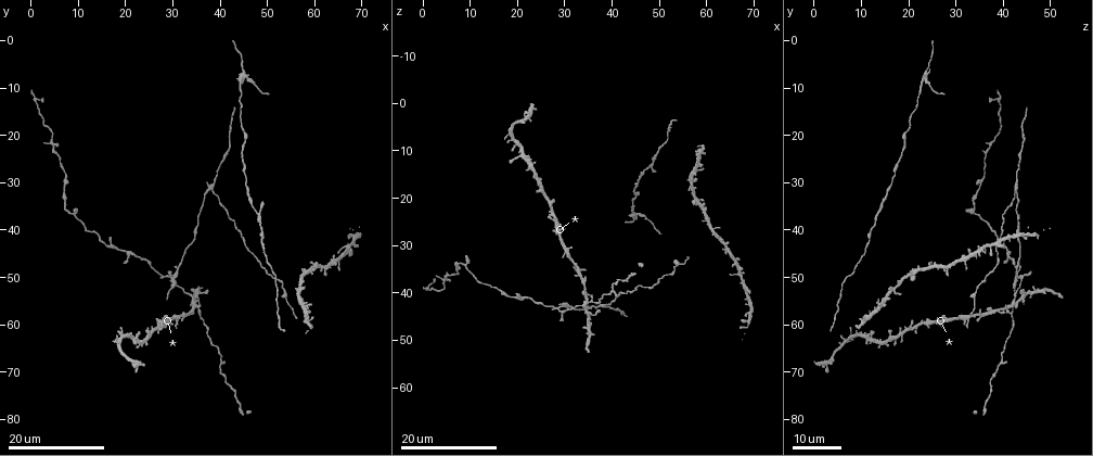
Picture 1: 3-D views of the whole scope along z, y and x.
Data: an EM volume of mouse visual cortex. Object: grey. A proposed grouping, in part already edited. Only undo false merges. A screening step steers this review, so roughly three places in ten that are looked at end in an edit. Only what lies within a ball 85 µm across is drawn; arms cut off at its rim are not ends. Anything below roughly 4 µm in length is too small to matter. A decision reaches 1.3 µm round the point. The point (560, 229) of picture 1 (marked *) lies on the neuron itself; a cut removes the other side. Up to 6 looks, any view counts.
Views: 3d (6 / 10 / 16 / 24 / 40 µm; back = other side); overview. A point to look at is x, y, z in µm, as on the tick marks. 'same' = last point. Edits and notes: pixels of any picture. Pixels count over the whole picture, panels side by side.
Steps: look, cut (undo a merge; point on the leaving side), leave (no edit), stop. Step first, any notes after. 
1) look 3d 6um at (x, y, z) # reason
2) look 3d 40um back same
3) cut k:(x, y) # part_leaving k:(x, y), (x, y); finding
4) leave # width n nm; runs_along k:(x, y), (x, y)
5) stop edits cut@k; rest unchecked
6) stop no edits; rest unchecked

look 3d 24um at (29.0, 49.5, 43.0) # arms run side by side

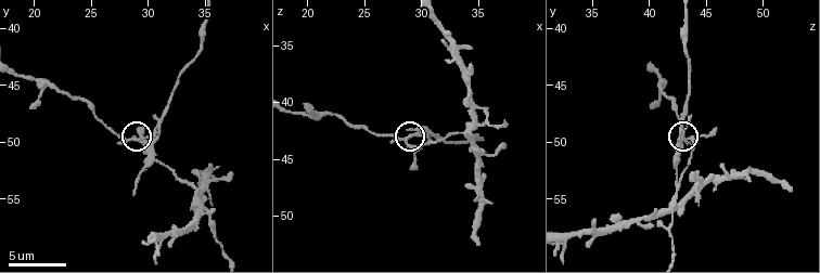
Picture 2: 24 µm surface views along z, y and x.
look 3d 6um at (28.6, 49.8, 43.2)

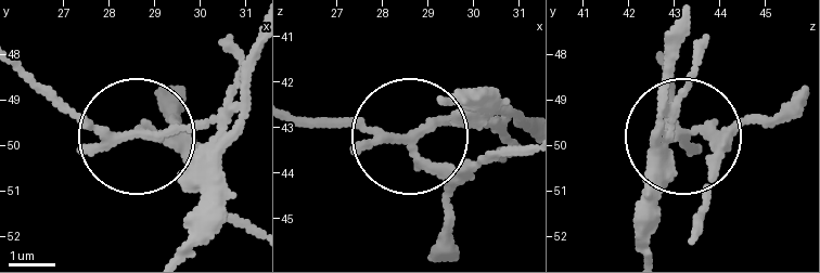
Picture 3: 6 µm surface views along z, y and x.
cut 3:(189, 156) # side_arm 63 um; part_leaving 3:(131, 135), (221, 113), (252, 42); a second neuron is stuck on

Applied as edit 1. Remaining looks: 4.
look overview # redraw

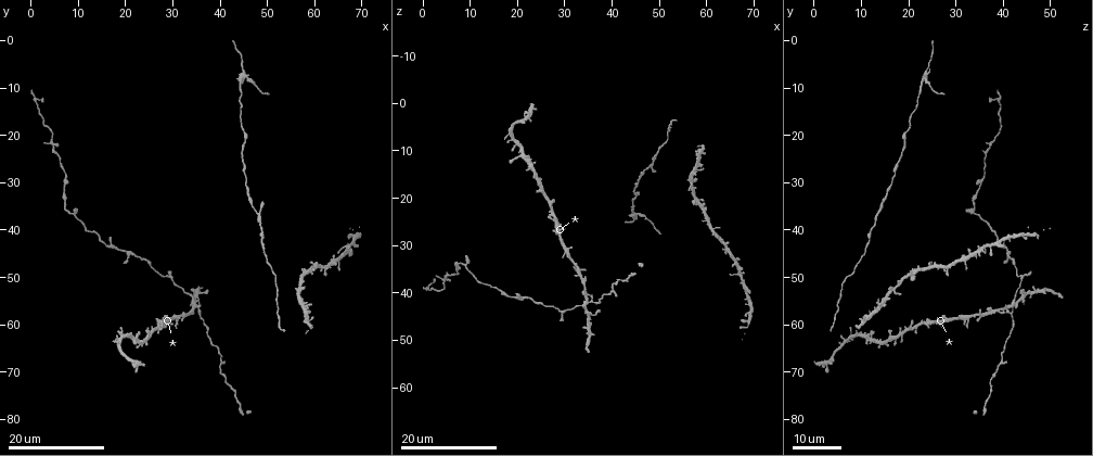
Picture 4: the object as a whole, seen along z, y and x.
look 3d 16um at (34.5, 55.5, 42.5) # four-way junction

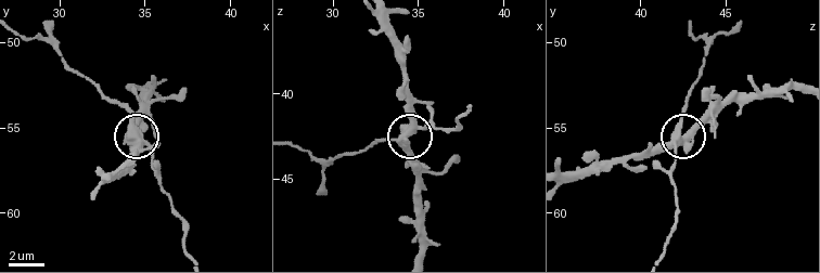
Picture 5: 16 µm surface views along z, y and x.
look 3d 10um same

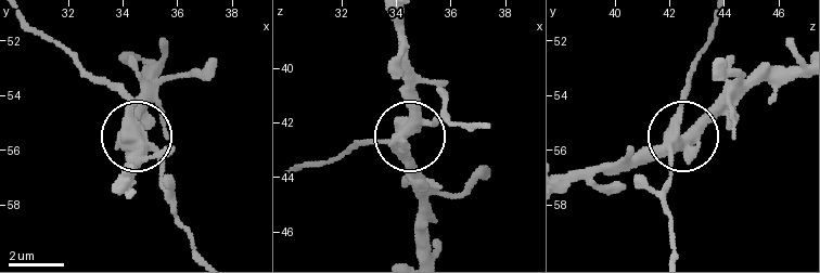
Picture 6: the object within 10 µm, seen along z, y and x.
leave # width 450 nm; continuous, no second neuron

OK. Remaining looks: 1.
stop edits cut@3; rest unchecked

